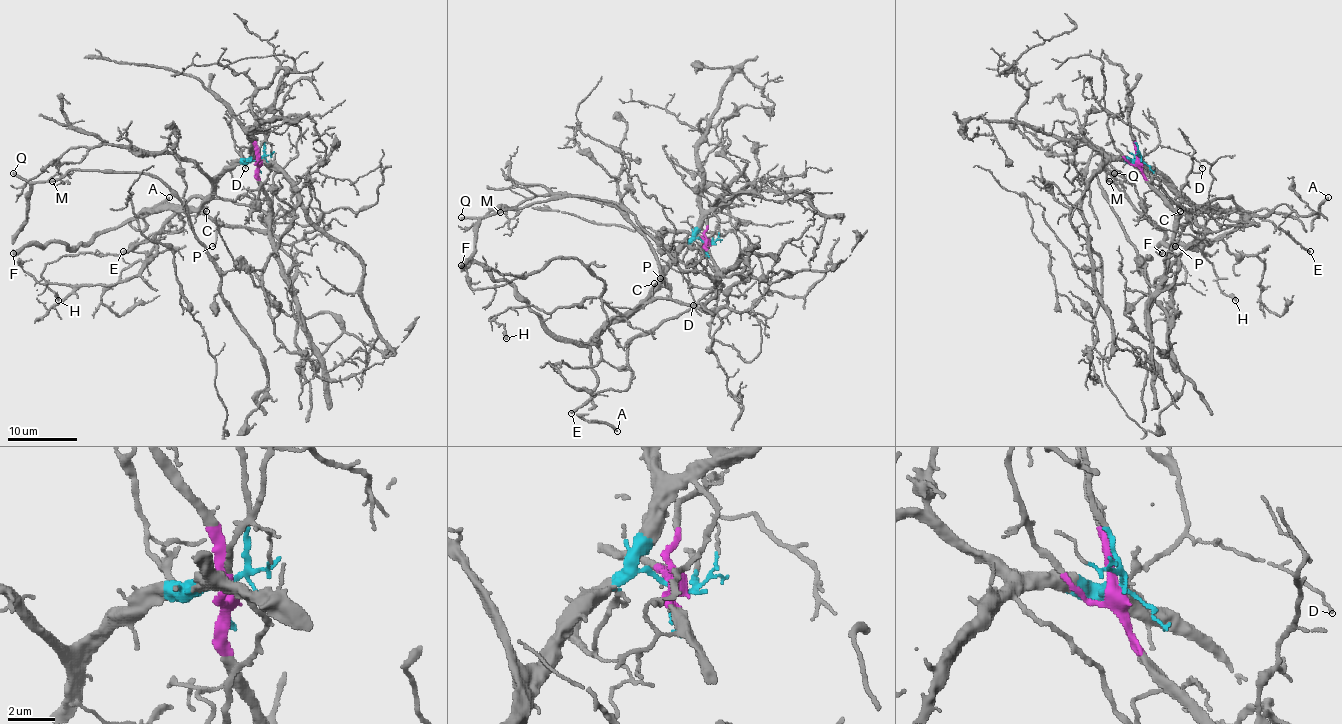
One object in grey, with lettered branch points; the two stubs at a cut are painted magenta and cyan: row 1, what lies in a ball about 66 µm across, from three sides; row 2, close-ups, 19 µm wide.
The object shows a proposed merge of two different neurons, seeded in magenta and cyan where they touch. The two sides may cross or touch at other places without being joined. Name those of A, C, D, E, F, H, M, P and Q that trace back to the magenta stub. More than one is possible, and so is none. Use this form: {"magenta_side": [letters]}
{"magenta_side": ["E"]}

